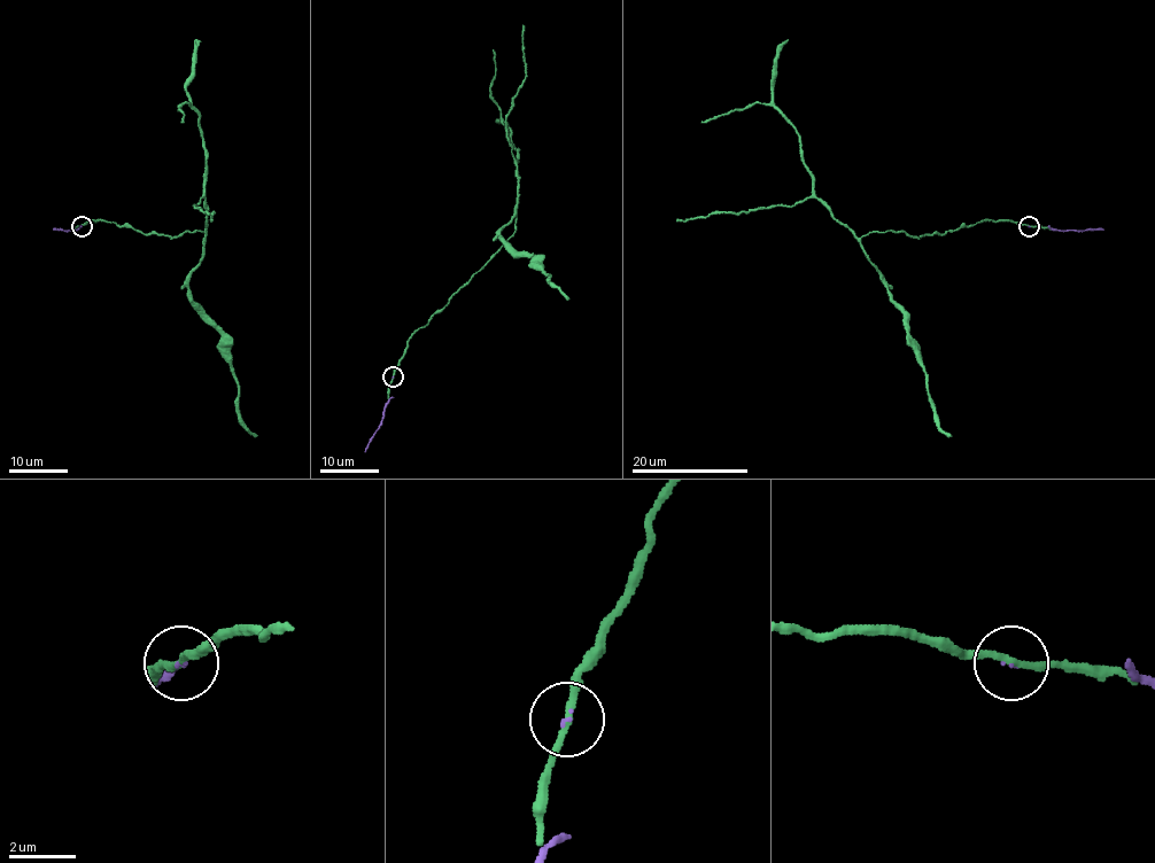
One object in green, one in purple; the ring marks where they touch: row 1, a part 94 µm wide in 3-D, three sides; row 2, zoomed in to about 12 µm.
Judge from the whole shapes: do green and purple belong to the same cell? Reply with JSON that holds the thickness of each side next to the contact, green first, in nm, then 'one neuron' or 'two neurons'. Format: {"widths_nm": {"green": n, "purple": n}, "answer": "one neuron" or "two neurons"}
{"widths_nm": {"green": 200, "purple": 60}, "answer": "one neuron"}

